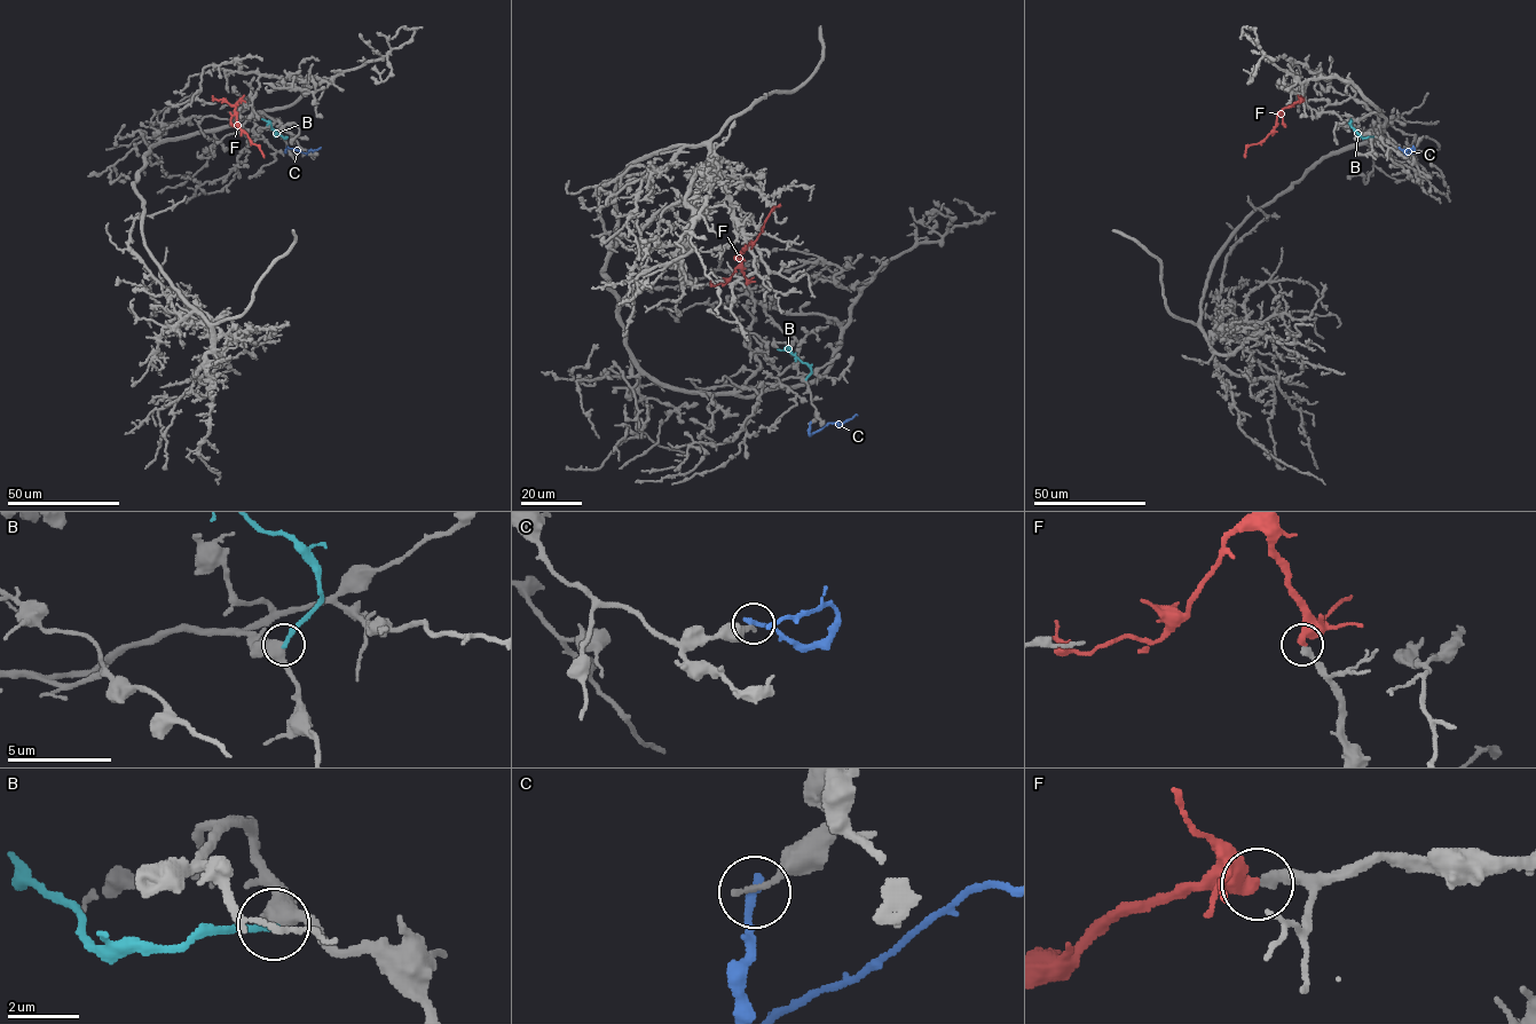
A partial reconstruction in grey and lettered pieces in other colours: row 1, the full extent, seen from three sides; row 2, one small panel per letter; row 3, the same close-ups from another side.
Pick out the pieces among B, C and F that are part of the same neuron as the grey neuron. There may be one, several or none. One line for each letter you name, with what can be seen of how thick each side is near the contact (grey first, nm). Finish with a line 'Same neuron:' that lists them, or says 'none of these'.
F: Thickness 320 nm (grey) against 440 nm
Same neuron: F

